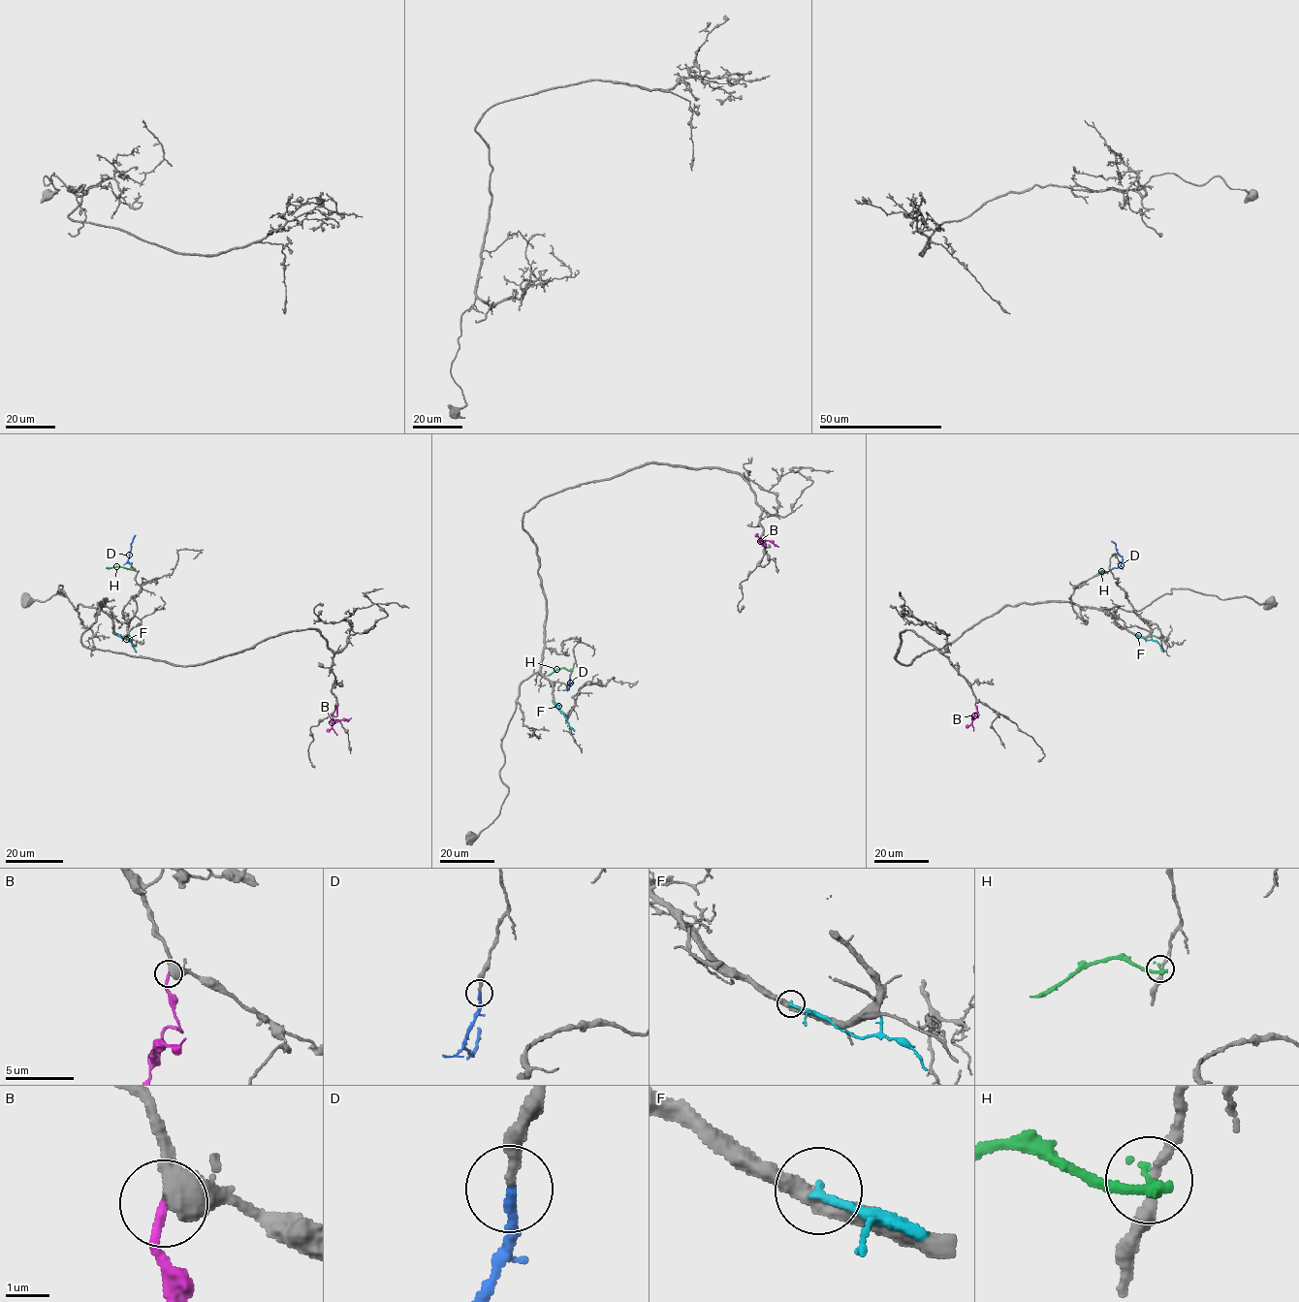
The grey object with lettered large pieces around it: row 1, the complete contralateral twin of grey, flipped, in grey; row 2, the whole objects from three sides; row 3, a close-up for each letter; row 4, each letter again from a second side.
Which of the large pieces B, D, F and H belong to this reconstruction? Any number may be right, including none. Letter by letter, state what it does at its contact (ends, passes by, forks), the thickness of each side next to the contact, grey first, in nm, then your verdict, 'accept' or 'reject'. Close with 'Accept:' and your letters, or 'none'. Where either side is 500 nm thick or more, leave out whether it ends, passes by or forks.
B: it ends; calibres 440 and 200 nm; accept
D: it ends; calibres 220 and 200 nm; accept
F: it ends; calibres 440 and 190 nm; reject
H: it ends; calibres 240 and 300 nm; reject
Accept: B, D

